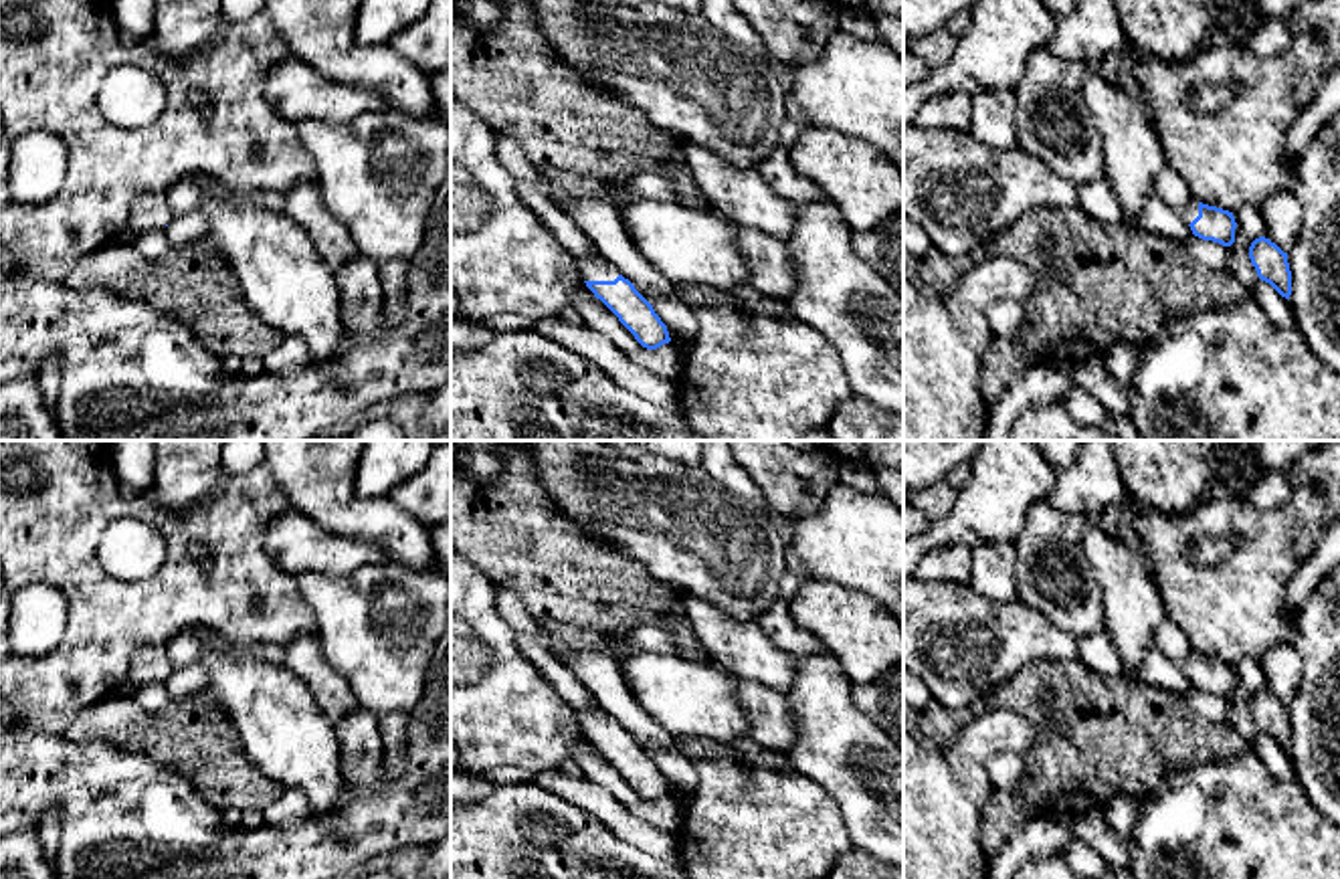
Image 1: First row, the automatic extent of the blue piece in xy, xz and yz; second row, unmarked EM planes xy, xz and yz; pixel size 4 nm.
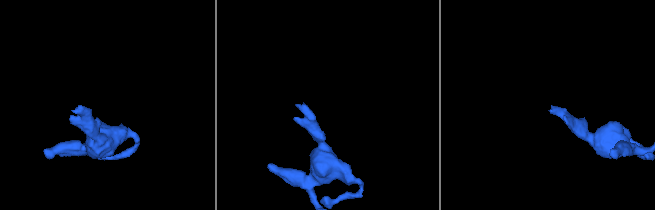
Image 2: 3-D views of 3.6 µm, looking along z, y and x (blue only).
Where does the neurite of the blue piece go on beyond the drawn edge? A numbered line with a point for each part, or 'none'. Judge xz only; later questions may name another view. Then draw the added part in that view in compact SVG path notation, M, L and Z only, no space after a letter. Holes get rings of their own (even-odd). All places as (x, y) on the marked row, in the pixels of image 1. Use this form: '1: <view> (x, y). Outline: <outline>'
1: xz (593, 269). Outline: M598 253L594 259L580 259L578 271L584 281L614 281L620 275L616 265L612 265Z

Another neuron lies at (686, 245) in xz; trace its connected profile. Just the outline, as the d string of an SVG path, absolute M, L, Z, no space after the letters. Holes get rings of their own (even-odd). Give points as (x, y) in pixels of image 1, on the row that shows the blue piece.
M633 200L620 220L643 259L673 285L709 285L732 293L748 283L738 226L681 202Z

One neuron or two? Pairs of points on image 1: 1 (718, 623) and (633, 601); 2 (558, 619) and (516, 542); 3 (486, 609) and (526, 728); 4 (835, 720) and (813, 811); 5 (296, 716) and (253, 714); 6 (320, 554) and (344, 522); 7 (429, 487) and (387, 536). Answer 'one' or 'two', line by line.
1: two
2: one
3: one
4: two
5: one
6: two
7: two

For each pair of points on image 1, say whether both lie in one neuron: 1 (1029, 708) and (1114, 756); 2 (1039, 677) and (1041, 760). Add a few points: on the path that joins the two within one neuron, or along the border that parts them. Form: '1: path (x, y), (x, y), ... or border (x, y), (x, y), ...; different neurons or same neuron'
1: path (1047, 686), (1074, 708), (1076, 716), (1092, 732); same neuron
2: path (1070, 702), (1080, 720), (1080, 754), (1072, 762); same neuron

